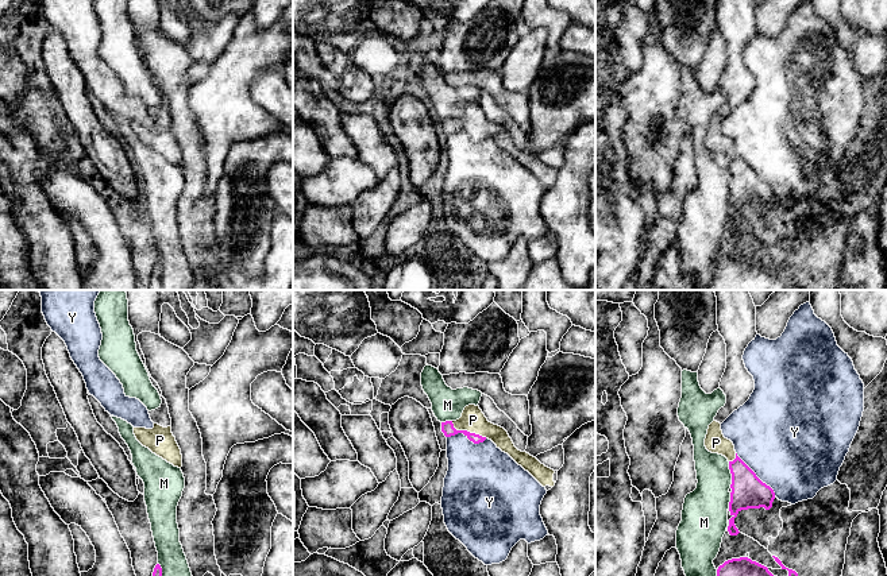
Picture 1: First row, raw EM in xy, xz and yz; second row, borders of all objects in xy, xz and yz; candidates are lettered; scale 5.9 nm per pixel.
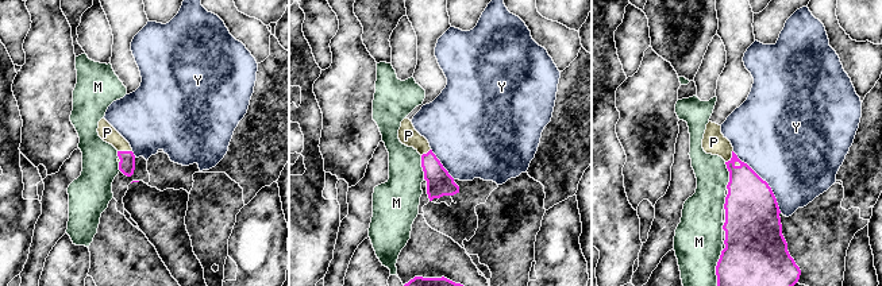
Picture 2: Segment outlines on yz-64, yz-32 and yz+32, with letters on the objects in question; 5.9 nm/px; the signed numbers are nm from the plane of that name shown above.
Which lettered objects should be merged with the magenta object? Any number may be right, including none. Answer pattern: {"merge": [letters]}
{"merge": ["P"]}

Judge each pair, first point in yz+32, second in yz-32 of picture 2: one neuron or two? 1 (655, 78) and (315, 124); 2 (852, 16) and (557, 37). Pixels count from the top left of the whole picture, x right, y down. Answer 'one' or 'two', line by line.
1: two
2: two

